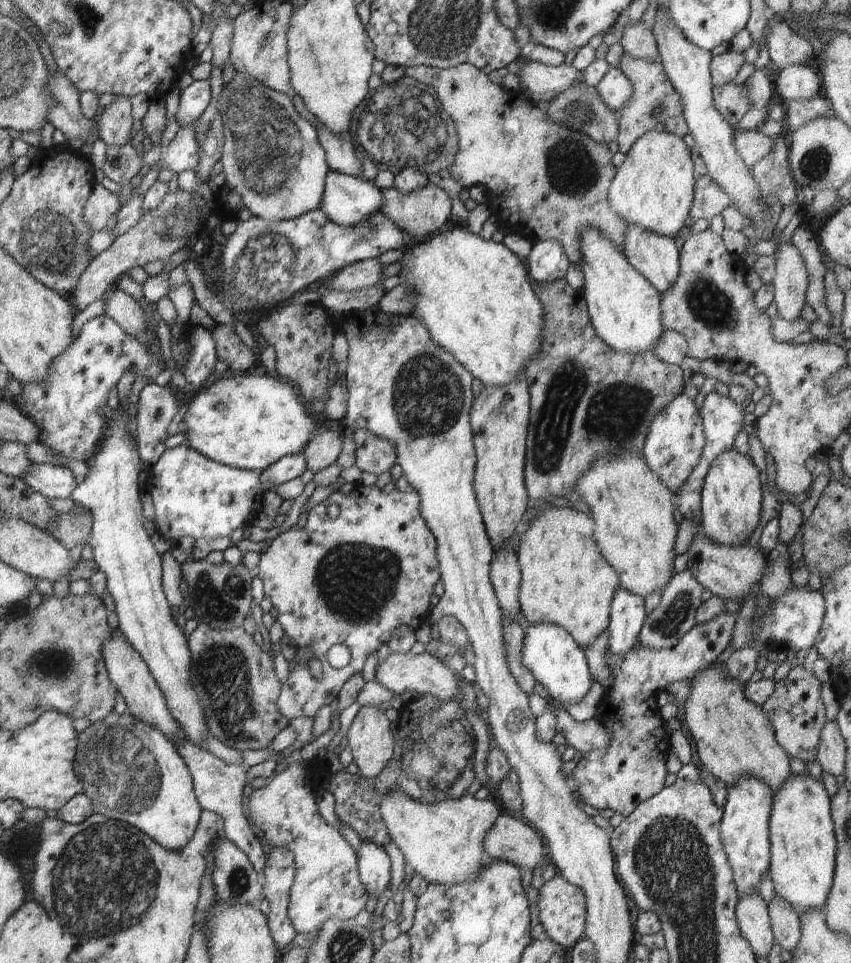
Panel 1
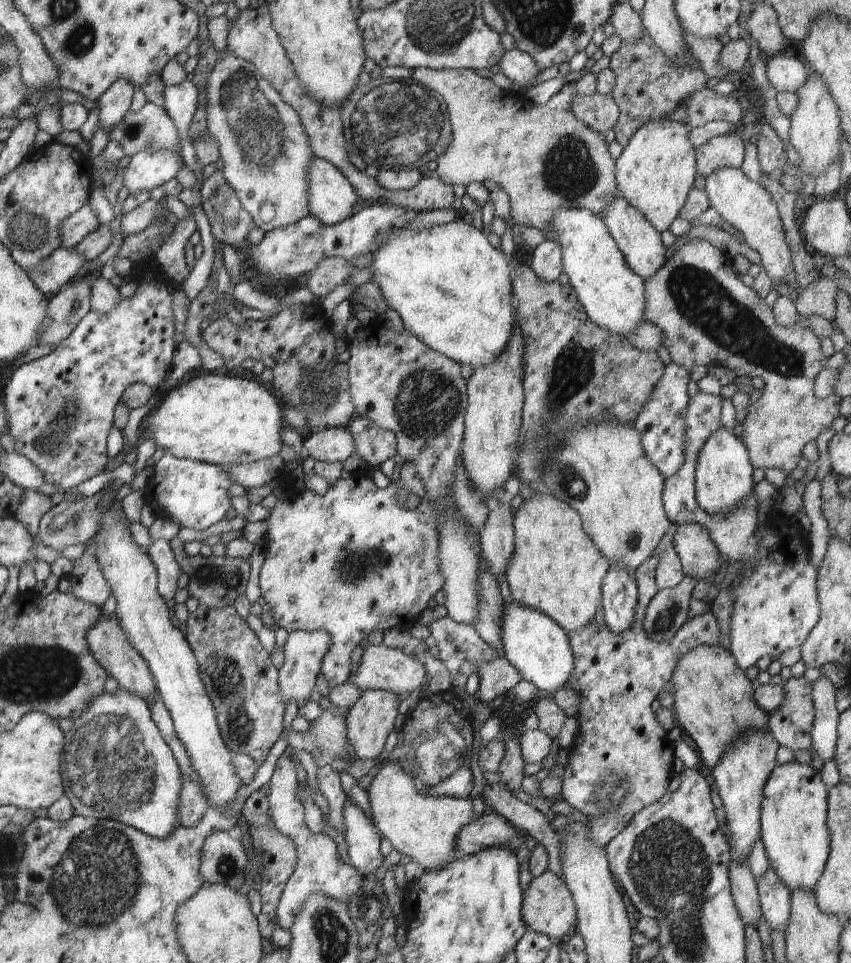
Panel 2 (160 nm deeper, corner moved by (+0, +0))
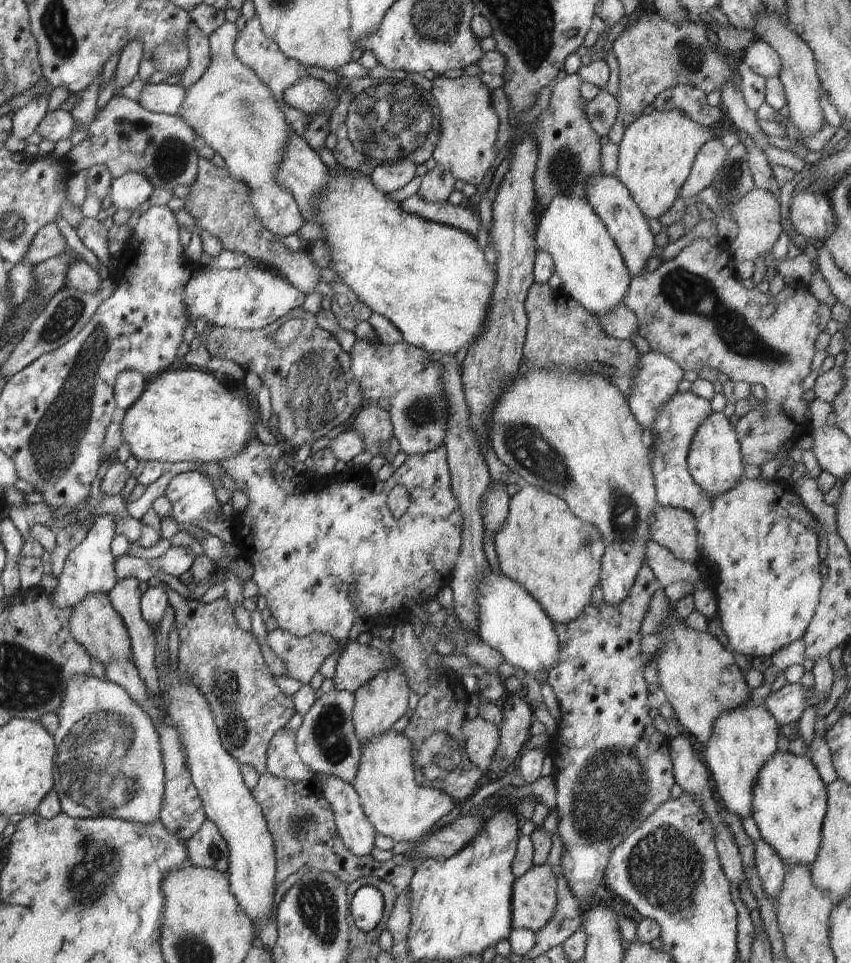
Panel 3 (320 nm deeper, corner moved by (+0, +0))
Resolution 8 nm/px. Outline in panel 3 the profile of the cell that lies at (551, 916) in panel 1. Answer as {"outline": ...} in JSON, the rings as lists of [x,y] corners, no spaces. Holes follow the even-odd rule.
{"outline":[[[533,864],[524,876],[513,882],[512,928],[536,932],[550,920],[556,903],[555,869],[547,864]]]}

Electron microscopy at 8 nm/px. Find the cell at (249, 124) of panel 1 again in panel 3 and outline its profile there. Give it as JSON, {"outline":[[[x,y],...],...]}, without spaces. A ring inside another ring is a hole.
{"outline":[[[224,21],[208,37],[211,61],[209,67],[199,80],[185,88],[178,116],[194,131],[197,132],[208,146],[220,154],[226,162],[230,174],[240,182],[246,184],[251,194],[251,201],[261,223],[277,237],[296,234],[305,224],[299,206],[292,193],[277,183],[277,166],[281,163],[281,154],[285,151],[285,142],[293,131],[286,122],[285,116],[275,103],[272,91],[256,76],[256,73],[236,56],[234,45],[239,33],[235,23]]]}

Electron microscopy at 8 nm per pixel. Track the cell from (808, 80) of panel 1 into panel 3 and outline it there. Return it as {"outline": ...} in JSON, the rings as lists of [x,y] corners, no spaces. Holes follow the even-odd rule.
{"outline":[[[760,38],[750,41],[738,56],[738,60],[747,64],[759,77],[765,79],[777,77],[781,69],[781,58],[778,53]]]}

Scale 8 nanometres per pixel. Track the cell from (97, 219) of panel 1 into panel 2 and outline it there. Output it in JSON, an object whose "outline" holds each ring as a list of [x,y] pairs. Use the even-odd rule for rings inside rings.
{"outline":[[[86,203],[72,216],[66,217],[59,228],[59,246],[62,249],[73,249],[81,240],[93,233],[100,226],[96,215]]]}

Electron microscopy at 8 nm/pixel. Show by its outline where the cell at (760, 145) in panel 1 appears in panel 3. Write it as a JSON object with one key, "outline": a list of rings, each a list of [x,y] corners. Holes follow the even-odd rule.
{"outline":[[[712,138],[698,151],[691,174],[679,188],[678,194],[683,199],[695,197],[701,190],[711,186],[718,169],[727,161],[728,150],[722,146],[720,140]]]}

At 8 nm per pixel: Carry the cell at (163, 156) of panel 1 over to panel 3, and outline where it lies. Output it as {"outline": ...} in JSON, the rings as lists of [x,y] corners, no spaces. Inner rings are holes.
{"outline":[[[124,173],[113,179],[110,189],[111,205],[116,210],[136,210],[149,200],[155,188],[142,173]]]}

